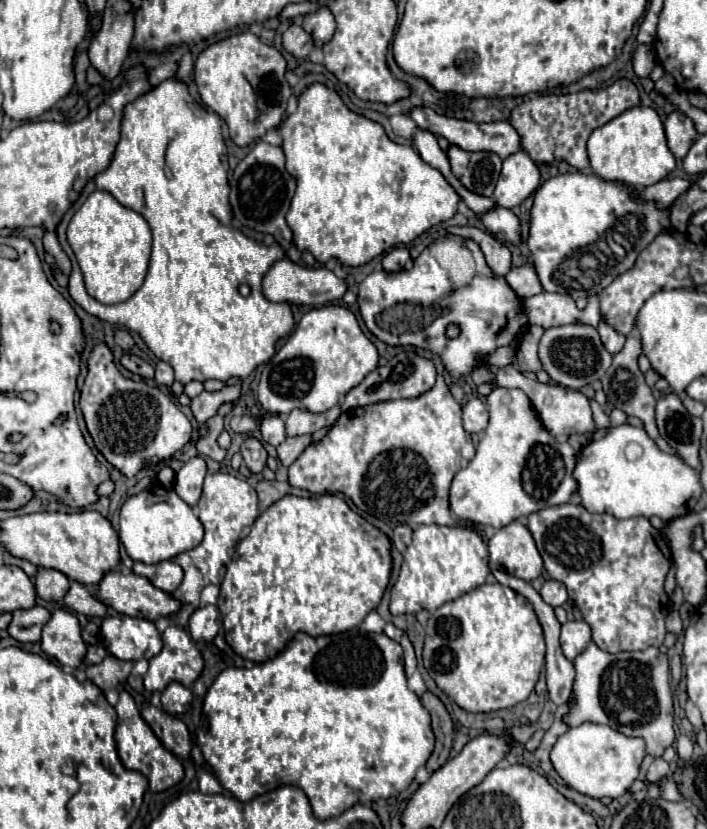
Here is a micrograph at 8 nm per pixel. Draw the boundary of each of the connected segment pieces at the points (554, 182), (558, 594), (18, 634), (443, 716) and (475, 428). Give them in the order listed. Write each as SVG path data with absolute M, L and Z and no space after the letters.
M564 173L544 181L534 193L534 205L530 209L530 231L526 239L528 259L532 261L536 275L548 293L578 297L592 297L606 289L614 277L628 271L638 253L662 231L670 229L668 211L660 211L654 203L636 203L630 195L628 185L610 183L594 175Z
M548 579L542 589L540 589L540 595L542 599L552 605L552 607L558 607L558 605L564 605L568 601L568 591L566 587L560 583L560 581L554 581L554 579Z
M34 605L32 609L18 609L14 611L14 617L8 625L8 633L20 643L36 643L40 641L42 625L48 619L50 619L50 611L40 605Z
M424 691L420 695L420 701L432 715L432 729L436 735L436 747L434 747L428 763L426 763L426 771L432 775L434 771L438 771L448 761L452 741L454 741L454 723L446 711L446 705L436 695L432 695L430 691Z
M472 397L464 403L462 407L462 421L464 421L464 431L466 433L480 433L488 425L488 409L486 405L478 399Z

